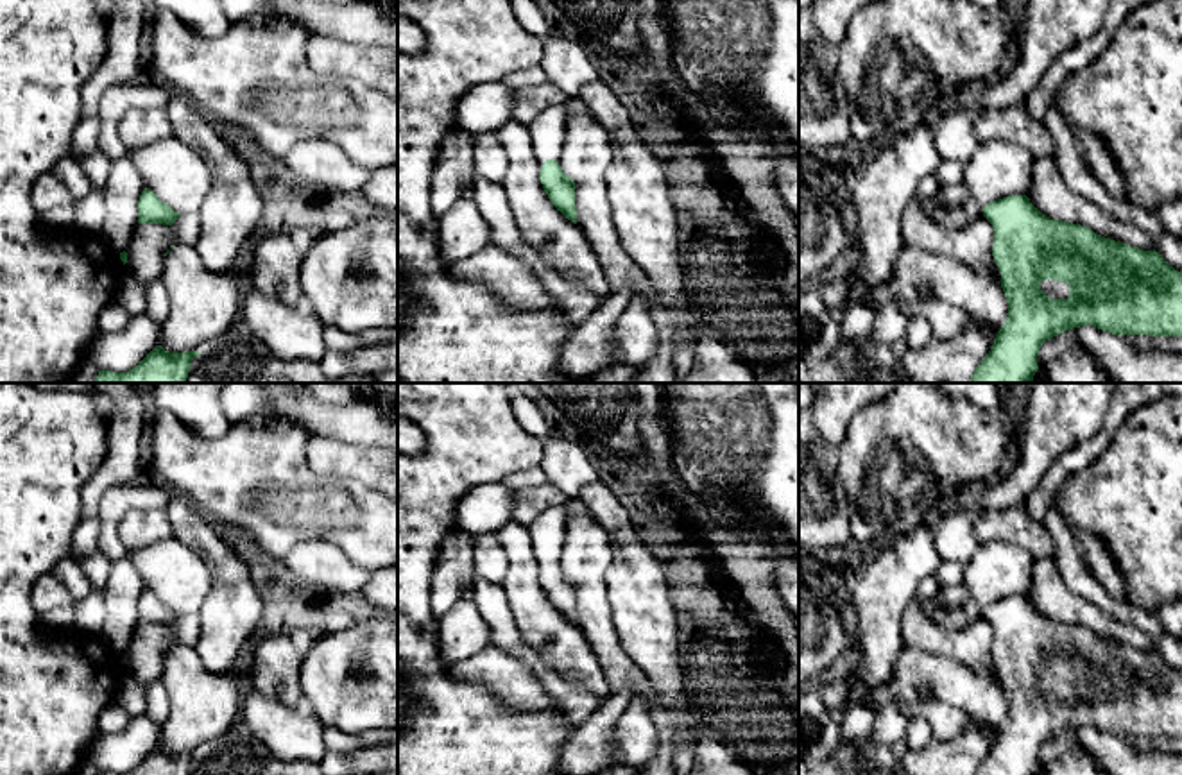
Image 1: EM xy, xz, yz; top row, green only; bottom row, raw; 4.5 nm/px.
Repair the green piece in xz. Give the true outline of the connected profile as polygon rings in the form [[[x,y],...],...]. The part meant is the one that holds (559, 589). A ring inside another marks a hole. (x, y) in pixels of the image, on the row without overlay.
[[[550,507],[527,530],[541,569],[539,582],[550,603],[568,621],[577,625],[575,583],[559,566],[566,541],[566,524],[568,514],[564,507]]]

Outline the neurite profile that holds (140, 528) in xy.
[[[131,510],[118,524],[118,539],[134,551],[174,539],[174,528],[165,510]]]

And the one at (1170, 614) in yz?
[[[1182,601],[1162,603],[1153,616],[1161,621],[1166,634],[1182,639]]]

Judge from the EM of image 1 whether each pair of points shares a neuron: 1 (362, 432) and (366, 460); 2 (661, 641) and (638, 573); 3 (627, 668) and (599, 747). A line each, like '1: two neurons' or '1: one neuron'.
1: two neurons
2: one neuron
3: two neurons

